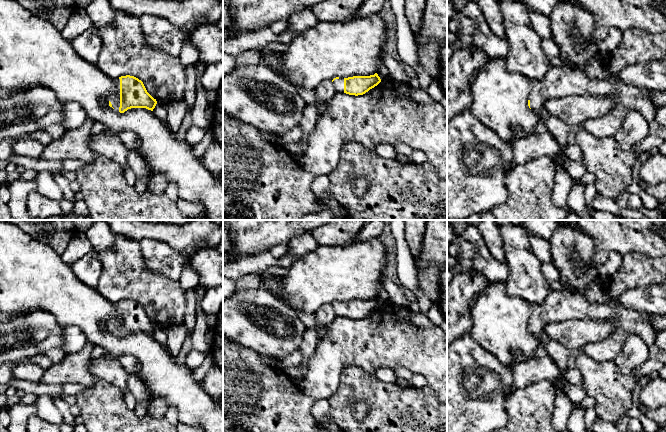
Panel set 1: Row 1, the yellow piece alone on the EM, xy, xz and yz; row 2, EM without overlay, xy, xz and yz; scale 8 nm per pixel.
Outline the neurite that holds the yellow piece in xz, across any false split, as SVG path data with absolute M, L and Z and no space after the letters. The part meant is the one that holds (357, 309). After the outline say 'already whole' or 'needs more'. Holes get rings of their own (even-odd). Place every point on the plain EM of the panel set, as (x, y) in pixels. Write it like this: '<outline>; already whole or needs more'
M377 297L370 300L353 300L348 302L336 301L332 304L337 318L363 319L377 310L381 303Z; needs more

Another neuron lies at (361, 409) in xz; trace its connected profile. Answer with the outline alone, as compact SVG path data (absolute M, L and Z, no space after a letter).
M358 403L355 406L354 417L358 420L363 419L368 412L368 405L366 403Z

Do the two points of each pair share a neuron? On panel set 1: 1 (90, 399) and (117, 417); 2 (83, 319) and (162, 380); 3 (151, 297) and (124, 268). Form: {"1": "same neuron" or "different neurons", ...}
{"1": "same neuron", "2": "same neuron", "3": "same neuron"}

